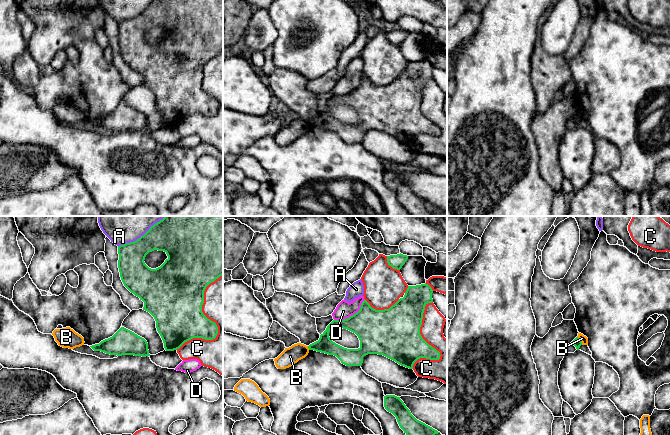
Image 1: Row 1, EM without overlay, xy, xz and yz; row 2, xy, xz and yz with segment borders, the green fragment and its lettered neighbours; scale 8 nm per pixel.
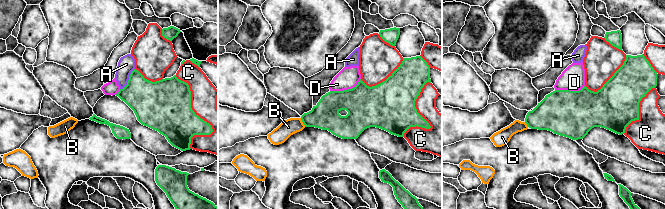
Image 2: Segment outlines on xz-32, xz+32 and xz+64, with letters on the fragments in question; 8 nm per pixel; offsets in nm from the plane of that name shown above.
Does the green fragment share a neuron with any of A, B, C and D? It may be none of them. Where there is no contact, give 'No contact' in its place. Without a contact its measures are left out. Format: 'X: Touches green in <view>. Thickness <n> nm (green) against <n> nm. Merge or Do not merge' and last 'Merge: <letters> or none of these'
A: Touches green in xy. Thickness 220 nm (green) against 170 nm. Do not merge
B: Touches green in yz. Thickness 70 nm (green) against 60 nm. Do not merge
C: Touches green in xy. Thickness 320 nm (green) against 300 nm. Do not merge
D: Touches green in xz. Thickness 340 nm (green) against 140 nm. Do not merge
Merge: none of these

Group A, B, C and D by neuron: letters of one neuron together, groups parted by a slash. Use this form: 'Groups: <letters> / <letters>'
Groups: A / B / C / D

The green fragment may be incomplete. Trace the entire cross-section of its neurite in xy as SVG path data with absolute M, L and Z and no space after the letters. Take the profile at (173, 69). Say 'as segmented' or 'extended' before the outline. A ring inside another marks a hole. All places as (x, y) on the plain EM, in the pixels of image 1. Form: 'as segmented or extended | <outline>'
as segmented | M154 0L150 5L139 15L134 18L126 19L118 22L118 44L121 56L124 62L135 72L139 73L144 78L143 86L149 88L156 97L156 104L160 110L164 124L166 127L174 127L179 125L185 118L193 114L202 114L205 116L213 116L218 110L218 103L215 98L208 95L202 88L202 81L204 79L204 67L206 63L223 51L223 0ZM154 26L164 27L168 34L165 38L156 45L149 44L144 36L149 28Z

